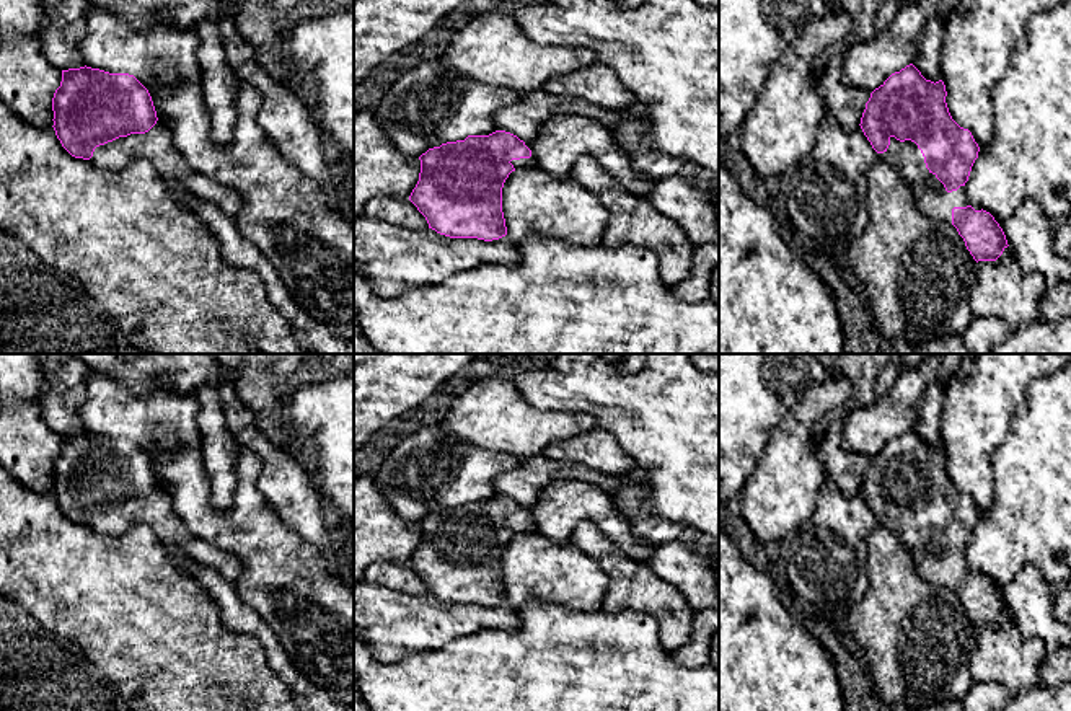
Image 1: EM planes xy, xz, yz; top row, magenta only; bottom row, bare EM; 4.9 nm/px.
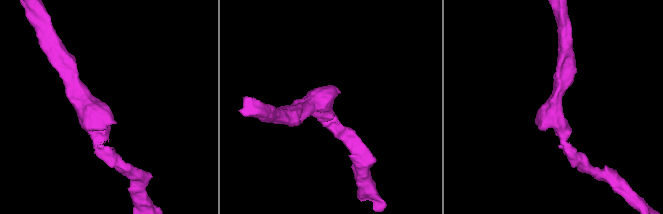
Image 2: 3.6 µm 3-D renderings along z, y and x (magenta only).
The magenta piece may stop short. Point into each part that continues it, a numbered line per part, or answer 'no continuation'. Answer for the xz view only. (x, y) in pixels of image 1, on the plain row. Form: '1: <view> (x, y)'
1: xz (520, 529)

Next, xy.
1: xy (155, 511)

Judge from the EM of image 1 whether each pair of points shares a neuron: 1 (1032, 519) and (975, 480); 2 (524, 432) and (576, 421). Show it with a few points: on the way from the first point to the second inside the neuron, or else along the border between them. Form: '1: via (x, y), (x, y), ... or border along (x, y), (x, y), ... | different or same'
1: border along (993, 455), (993, 501), (980, 512) | different
2: via (537, 431), (563, 426) | same

